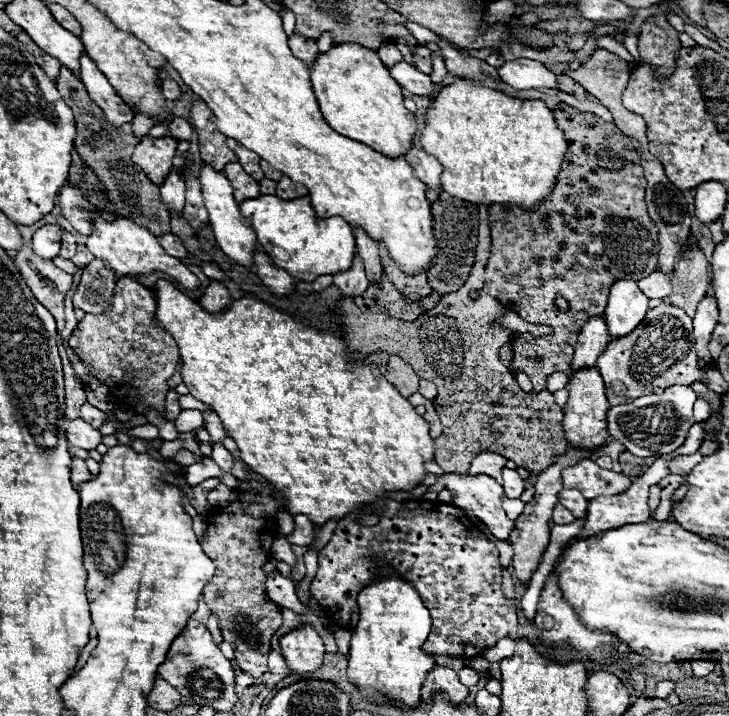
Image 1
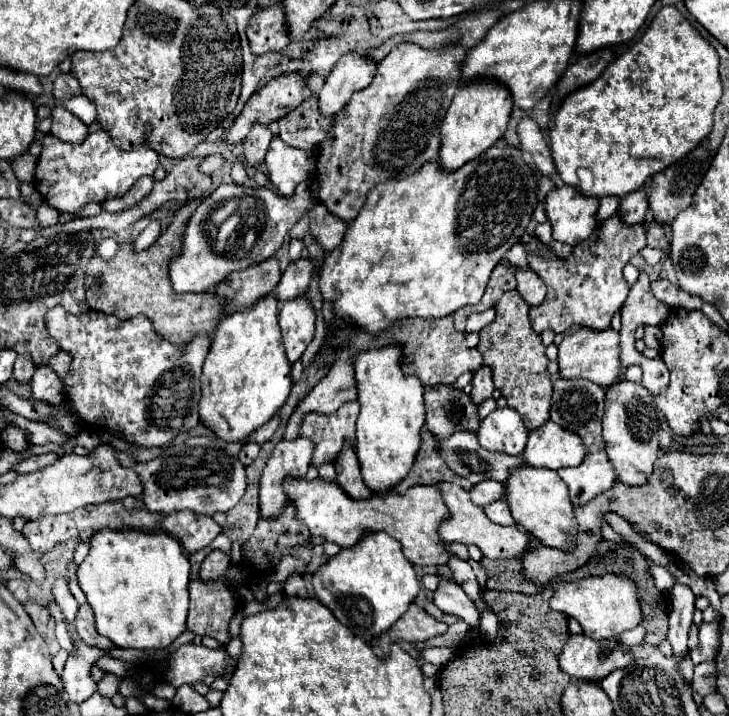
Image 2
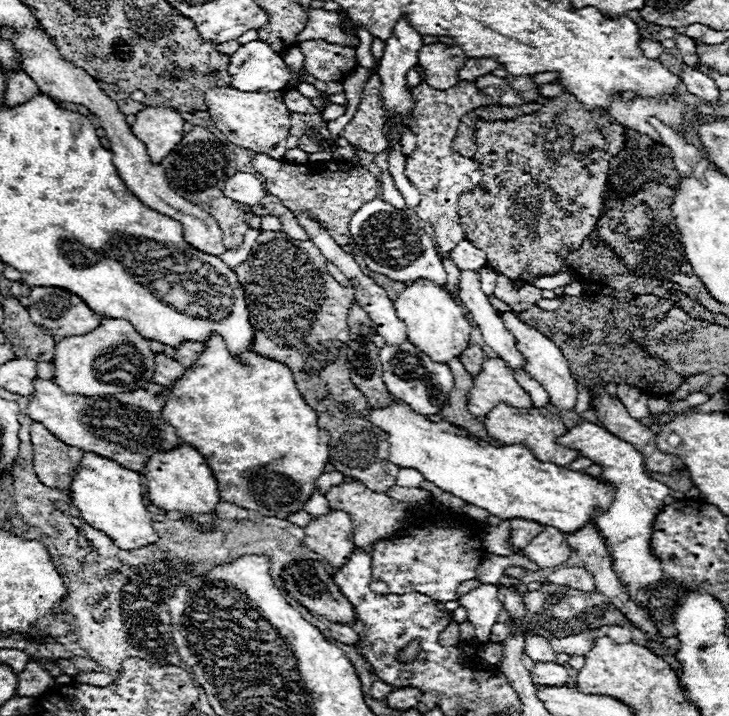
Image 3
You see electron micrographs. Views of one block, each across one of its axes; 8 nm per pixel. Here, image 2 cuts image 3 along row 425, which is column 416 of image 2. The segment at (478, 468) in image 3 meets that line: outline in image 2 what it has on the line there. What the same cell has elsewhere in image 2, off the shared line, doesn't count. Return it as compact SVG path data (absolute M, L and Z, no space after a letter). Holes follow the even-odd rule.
M382 346L380 350L364 350L364 354L356 354L356 390L360 404L360 414L356 420L356 454L362 476L374 492L386 492L408 474L418 452L420 428L426 416L422 400L424 386L420 386L420 378L416 378L416 374L404 374L400 366L400 346Z

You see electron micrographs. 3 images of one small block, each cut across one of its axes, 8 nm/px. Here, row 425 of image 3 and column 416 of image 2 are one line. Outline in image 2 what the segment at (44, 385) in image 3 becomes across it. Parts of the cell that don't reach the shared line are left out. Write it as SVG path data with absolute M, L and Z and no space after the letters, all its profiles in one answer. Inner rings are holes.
M402 42L386 54L386 58L378 64L376 76L372 84L360 92L356 92L348 106L336 114L336 124L330 130L328 138L320 146L318 166L314 178L320 182L320 202L338 218L354 220L358 210L364 206L364 198L368 192L386 182L390 178L404 178L416 172L424 162L434 162L440 152L440 126L444 114L452 102L454 92L460 86L462 78L462 62L468 50L464 46L444 46L444 50L422 50L412 42Z

